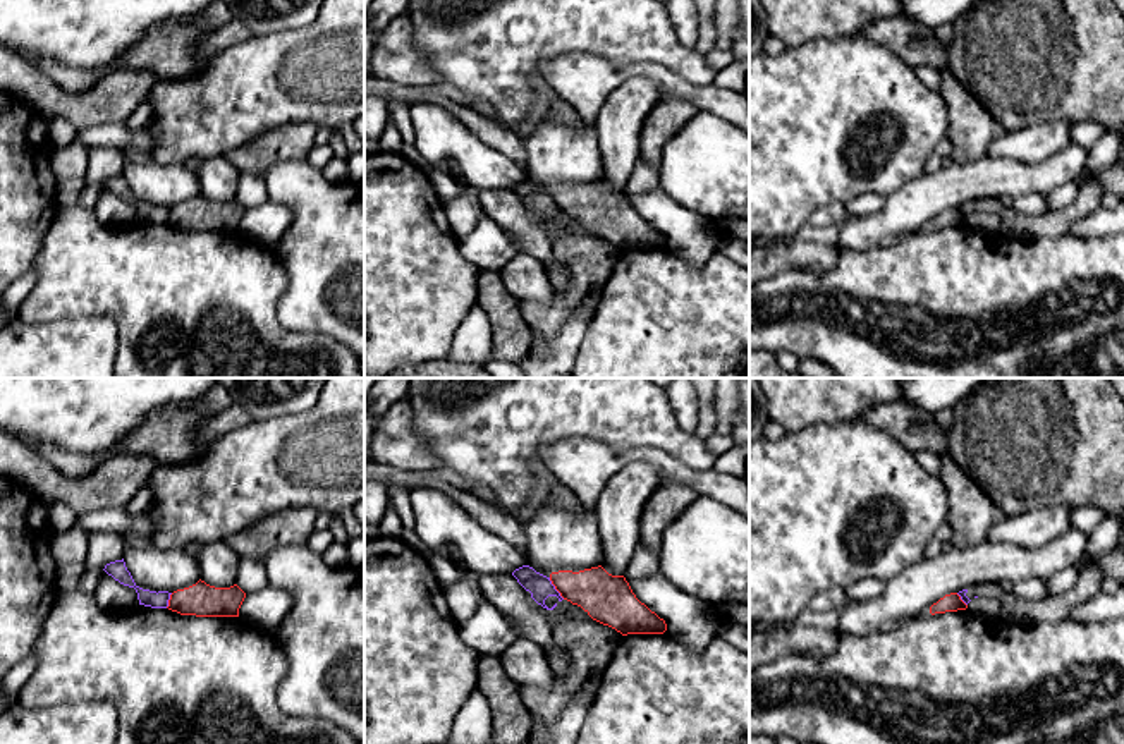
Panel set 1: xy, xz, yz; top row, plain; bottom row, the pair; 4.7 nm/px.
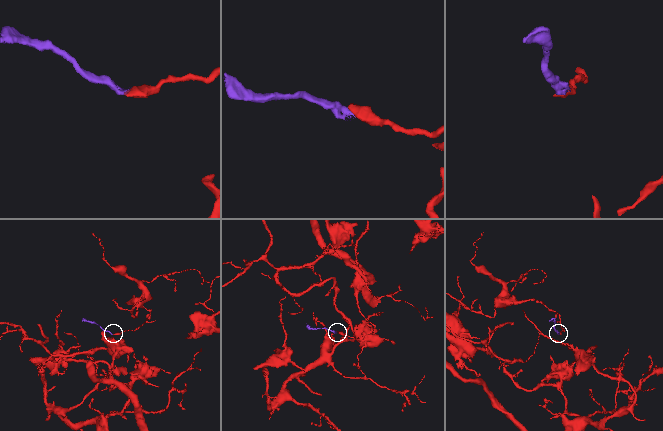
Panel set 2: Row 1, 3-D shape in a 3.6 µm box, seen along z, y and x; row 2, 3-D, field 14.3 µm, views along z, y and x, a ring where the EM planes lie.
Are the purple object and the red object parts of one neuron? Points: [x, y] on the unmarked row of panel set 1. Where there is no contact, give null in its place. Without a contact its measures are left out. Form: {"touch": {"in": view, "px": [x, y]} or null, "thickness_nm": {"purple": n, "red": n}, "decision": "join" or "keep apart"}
{"touch": {"in": "xz", "px": [554, 203]}, "thickness_nm": {"purple": 120, "red": 220}, "decision": "keep apart"}

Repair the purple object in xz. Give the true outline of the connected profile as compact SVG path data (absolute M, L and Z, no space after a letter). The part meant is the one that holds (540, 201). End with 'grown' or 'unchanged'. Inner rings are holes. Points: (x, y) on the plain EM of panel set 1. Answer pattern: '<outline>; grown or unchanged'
M522 180L512 187L517 198L531 208L531 213L547 225L553 225L564 213L552 199L550 192Z; grown

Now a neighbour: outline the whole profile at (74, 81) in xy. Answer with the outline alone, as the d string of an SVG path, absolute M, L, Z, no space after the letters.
M52 60L38 62L34 67L41 69L52 81L69 93L81 93L96 86L107 74L76 70L58 65Z

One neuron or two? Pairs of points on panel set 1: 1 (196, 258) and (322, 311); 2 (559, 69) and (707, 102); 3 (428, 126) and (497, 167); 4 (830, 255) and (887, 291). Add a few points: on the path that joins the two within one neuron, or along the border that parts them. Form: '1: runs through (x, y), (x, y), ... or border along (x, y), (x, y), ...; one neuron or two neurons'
1: border along (277, 255), (287, 279), (277, 320), (299, 332); two neurons
2: runs through (595, 76), (652, 71), (671, 83); one neuron
3: runs through (445, 143), (480, 167); one neuron
4: border along (841, 253), (829, 270), (800, 268); two neurons

